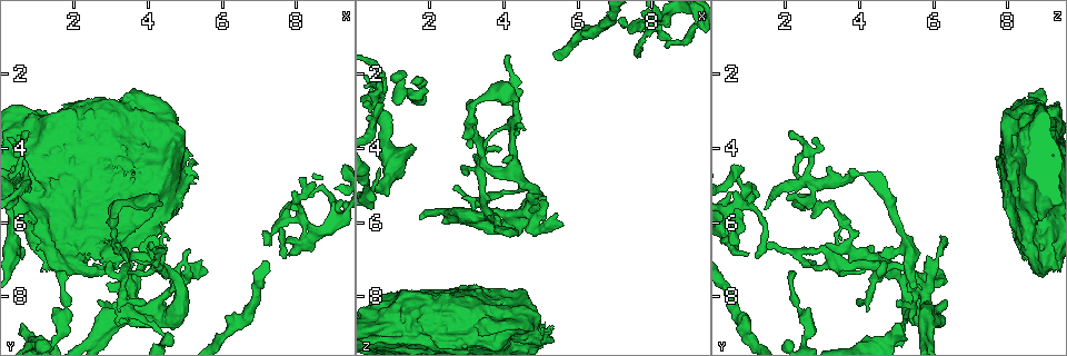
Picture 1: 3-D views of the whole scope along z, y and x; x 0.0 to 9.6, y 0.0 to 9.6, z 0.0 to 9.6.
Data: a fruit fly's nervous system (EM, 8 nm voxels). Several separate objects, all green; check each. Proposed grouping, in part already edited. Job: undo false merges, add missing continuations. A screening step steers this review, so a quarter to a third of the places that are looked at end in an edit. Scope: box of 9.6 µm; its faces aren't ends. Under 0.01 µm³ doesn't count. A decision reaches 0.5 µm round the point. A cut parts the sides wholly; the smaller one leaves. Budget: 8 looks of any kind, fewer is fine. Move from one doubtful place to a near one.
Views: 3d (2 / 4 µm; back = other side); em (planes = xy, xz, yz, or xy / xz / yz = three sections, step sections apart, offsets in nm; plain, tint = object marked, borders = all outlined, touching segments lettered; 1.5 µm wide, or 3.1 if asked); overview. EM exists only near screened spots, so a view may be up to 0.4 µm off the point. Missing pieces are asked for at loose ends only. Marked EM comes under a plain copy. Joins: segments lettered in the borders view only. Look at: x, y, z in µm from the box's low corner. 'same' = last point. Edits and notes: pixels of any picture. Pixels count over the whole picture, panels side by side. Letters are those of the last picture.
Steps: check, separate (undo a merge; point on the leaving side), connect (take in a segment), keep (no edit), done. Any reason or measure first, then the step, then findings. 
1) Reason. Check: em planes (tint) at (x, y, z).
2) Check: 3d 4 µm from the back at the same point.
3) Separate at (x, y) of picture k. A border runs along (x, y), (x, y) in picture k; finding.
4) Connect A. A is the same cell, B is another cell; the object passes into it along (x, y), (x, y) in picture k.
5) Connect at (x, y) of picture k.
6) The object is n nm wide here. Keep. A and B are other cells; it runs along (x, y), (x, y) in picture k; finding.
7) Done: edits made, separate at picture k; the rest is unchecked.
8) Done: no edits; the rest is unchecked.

An open end. Check: em planes (borders) at (7.80, 6.85, 0.95).

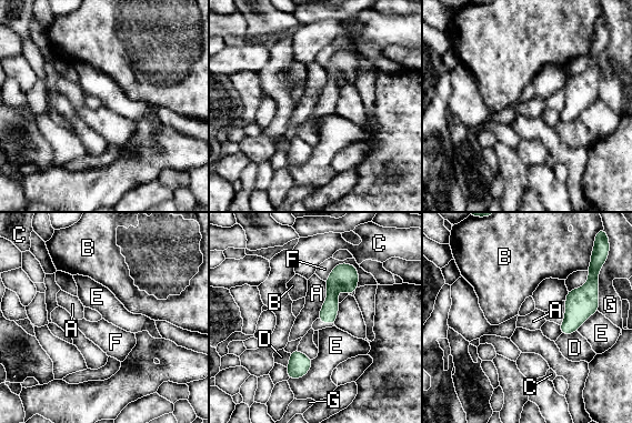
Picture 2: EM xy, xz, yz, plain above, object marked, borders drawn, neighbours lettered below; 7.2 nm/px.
The object is 130 nm wide here; the longest contact is with A, 280 nm. Keep. A, B, C, D, E, F and G are other cells; no lettered segment goes on from it.

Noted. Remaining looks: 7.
Closes a loop. Check: em 3.1 µm planes (borders) at (8.70, 5.05, 1.10).

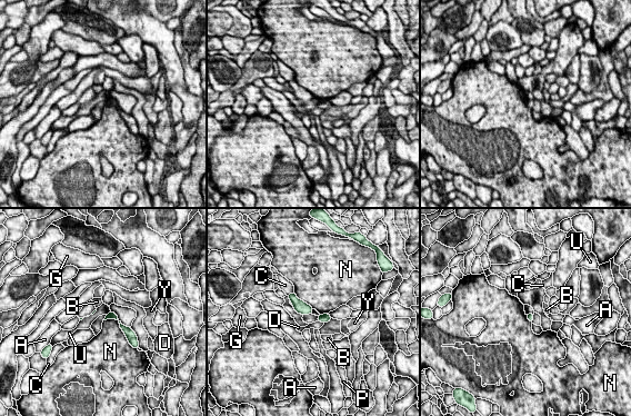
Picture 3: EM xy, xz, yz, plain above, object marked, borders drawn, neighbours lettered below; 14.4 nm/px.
The longest contact is with N, 600 nm. Keep. A, B, C, D, G, N, P, U and Y are other cells; a border runs along (103, 319), (116, 319), (133, 347) in picture 3; continuous, no second cell.

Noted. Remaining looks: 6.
Sharp bend. Check: em planes (borders) at (3.30, 8.15, 4.15).

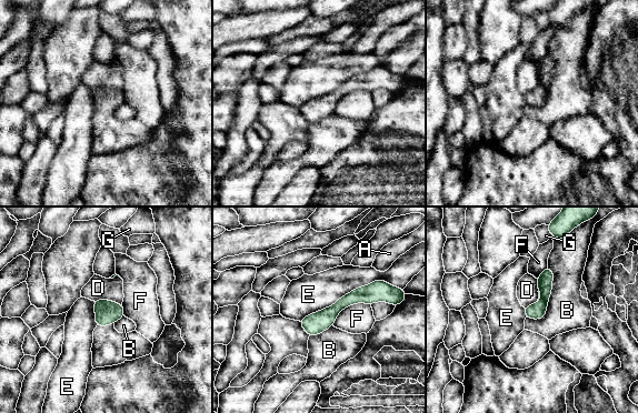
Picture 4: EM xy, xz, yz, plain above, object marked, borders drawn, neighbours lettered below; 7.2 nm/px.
Keep. A, B, D, E, F and G are other cells; a border runs along (390, 283), (360, 285), (299, 321) in picture 4; one cell here.

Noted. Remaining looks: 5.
Done: no edits; the rest is unchecked.

